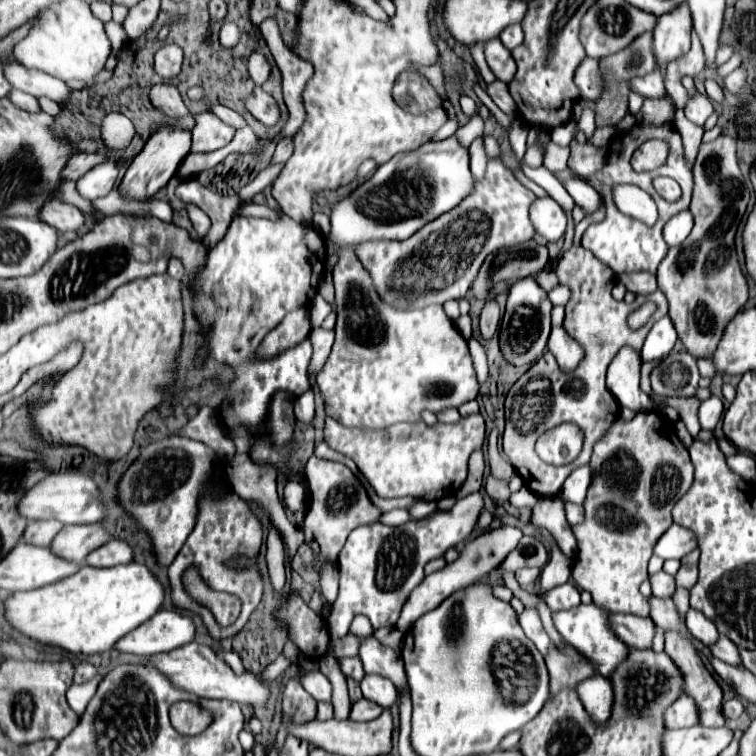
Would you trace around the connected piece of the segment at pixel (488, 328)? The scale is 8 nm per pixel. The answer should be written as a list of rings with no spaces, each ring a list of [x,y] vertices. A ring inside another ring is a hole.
[[[488,301],[482,315],[480,315],[480,333],[486,341],[490,341],[500,325],[500,309],[496,301]]]

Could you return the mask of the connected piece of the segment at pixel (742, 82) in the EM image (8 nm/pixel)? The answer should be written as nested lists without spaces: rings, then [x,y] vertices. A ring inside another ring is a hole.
[[[744,67],[732,71],[724,83],[726,83],[726,91],[742,91],[742,87],[746,87],[746,79],[748,79],[748,71]]]

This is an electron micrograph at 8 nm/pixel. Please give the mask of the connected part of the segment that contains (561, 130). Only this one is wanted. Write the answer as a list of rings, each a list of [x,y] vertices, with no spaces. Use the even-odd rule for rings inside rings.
[[[570,119],[568,123],[564,123],[552,131],[552,141],[556,145],[570,145],[570,141],[576,133],[578,133],[578,121]]]

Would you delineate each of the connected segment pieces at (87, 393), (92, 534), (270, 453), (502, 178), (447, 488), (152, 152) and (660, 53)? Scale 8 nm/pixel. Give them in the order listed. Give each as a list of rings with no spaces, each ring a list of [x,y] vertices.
[[[154,275],[154,277],[146,277],[146,279],[136,279],[136,281],[132,281],[132,283],[126,283],[126,285],[118,287],[106,301],[96,303],[96,305],[90,305],[90,307],[86,307],[84,311],[70,313],[70,315],[66,315],[66,317],[64,317],[60,323],[56,323],[56,325],[38,327],[36,331],[32,331],[32,333],[28,333],[28,335],[24,335],[24,337],[20,339],[20,343],[22,343],[22,373],[24,373],[30,365],[38,365],[38,363],[50,361],[66,343],[70,343],[70,341],[74,341],[74,339],[78,339],[78,341],[84,343],[84,355],[82,355],[80,363],[78,363],[74,369],[66,371],[66,373],[60,377],[60,381],[56,381],[56,383],[52,385],[52,397],[50,397],[50,401],[46,401],[46,403],[36,411],[36,415],[34,415],[34,421],[38,423],[40,433],[42,433],[44,439],[56,441],[56,443],[64,443],[64,445],[78,445],[78,447],[84,447],[84,449],[96,453],[100,459],[108,459],[108,461],[120,459],[120,457],[124,457],[124,455],[130,451],[132,439],[134,439],[134,431],[136,431],[136,427],[138,427],[138,421],[144,417],[146,411],[154,409],[154,407],[160,403],[160,399],[162,399],[162,387],[166,387],[166,385],[172,383],[172,375],[174,375],[174,367],[176,367],[176,355],[178,355],[178,349],[180,349],[180,335],[182,335],[184,326],[183,306],[181,301],[182,288],[182,282],[172,279],[170,275]]]
[[[66,525],[50,543],[50,549],[74,563],[82,563],[90,551],[102,547],[110,539],[110,533],[100,525]]]
[[[278,209],[278,219],[266,219],[266,217],[240,217],[233,219],[227,234],[208,253],[207,263],[204,269],[196,275],[196,281],[190,289],[190,295],[194,295],[194,313],[198,321],[206,321],[206,341],[204,347],[198,349],[198,357],[206,355],[210,359],[216,359],[224,365],[228,365],[234,371],[234,379],[228,385],[228,391],[222,399],[222,419],[230,429],[246,429],[252,433],[254,441],[250,443],[250,459],[256,465],[268,465],[274,467],[278,475],[282,475],[286,481],[292,483],[304,483],[304,477],[300,471],[296,471],[290,463],[290,457],[298,449],[298,439],[288,439],[280,449],[276,443],[268,437],[268,415],[270,415],[270,401],[278,391],[292,393],[296,397],[304,395],[310,389],[306,369],[312,357],[312,343],[310,339],[300,341],[298,345],[274,355],[274,357],[260,357],[258,347],[262,339],[286,317],[286,313],[300,309],[304,303],[312,303],[316,295],[316,287],[320,283],[320,277],[324,273],[324,259],[326,259],[326,245],[316,229],[310,225],[296,223],[288,215],[284,215]]]
[[[500,157],[488,159],[486,175],[480,183],[474,183],[474,191],[462,199],[458,207],[440,215],[438,219],[426,223],[418,233],[414,233],[406,241],[370,241],[360,243],[354,253],[358,255],[364,269],[370,273],[372,281],[376,283],[378,293],[394,307],[426,307],[432,303],[442,305],[448,299],[462,299],[472,279],[476,277],[482,261],[492,251],[502,247],[512,247],[529,241],[535,235],[535,229],[529,218],[529,207],[536,200],[532,192],[525,192],[520,183],[510,181],[510,171]]]
[[[480,413],[462,417],[460,423],[454,425],[436,423],[434,427],[428,427],[426,423],[400,423],[382,431],[366,431],[346,429],[334,419],[326,419],[324,427],[326,443],[334,451],[354,459],[360,473],[366,475],[378,497],[384,499],[410,495],[414,499],[440,501],[456,495],[468,475],[468,457],[474,449],[482,447],[484,435],[486,425]]]
[[[172,123],[160,125],[152,137],[146,141],[144,149],[132,159],[122,183],[120,183],[120,191],[124,197],[128,199],[138,199],[138,201],[146,201],[152,199],[152,195],[162,189],[170,177],[176,173],[178,165],[182,163],[182,159],[190,153],[190,145],[192,145],[192,133],[184,131]]]
[[[686,3],[668,15],[658,17],[658,25],[654,29],[654,57],[658,67],[668,65],[690,51],[690,31],[692,17]]]

